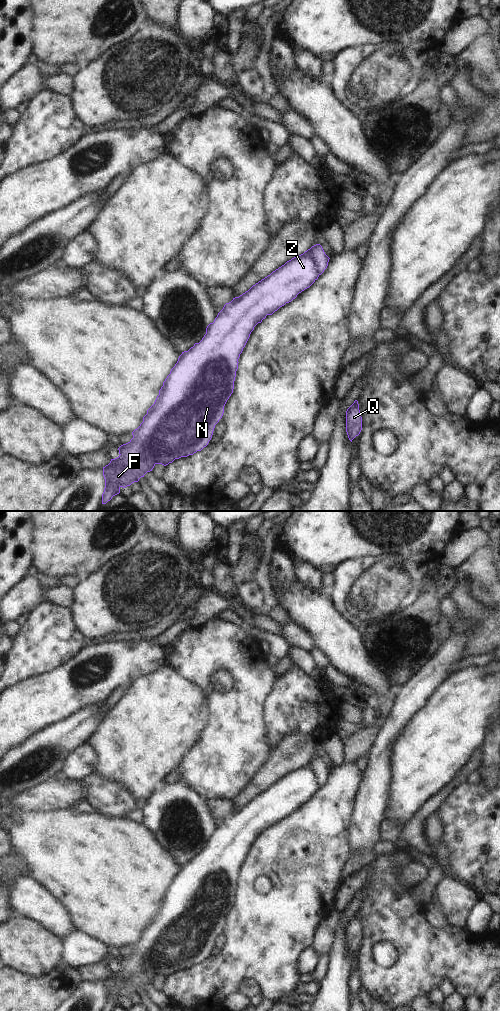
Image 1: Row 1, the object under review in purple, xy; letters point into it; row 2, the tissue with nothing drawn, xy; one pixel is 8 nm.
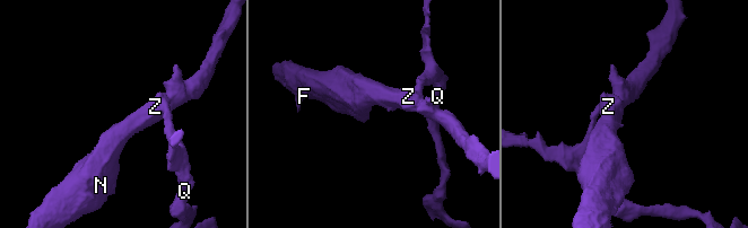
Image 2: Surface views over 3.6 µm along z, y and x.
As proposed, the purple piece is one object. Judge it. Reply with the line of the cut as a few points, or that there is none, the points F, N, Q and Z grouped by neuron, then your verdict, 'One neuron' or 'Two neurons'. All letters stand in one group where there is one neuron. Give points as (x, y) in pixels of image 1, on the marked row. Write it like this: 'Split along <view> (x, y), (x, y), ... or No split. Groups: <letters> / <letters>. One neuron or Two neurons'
Split along xy (309, 249), (309, 255), (319, 274). Groups: F N Z / Q. Two neurons.

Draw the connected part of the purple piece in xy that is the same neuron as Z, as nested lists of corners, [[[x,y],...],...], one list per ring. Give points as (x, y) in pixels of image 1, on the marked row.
[[[309,251],[287,261],[248,291],[226,303],[214,322],[207,326],[202,340],[182,352],[143,422],[132,432],[133,438],[121,445],[118,448],[120,455],[103,467],[105,488],[102,504],[119,494],[121,487],[138,482],[156,464],[166,466],[208,445],[215,425],[223,416],[224,406],[233,393],[238,359],[254,327],[318,279],[319,273]]]

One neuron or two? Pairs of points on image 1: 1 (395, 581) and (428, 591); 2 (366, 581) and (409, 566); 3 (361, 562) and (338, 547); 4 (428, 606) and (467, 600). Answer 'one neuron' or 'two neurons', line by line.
1: two neurons
2: one neuron
3: two neurons
4: two neurons

